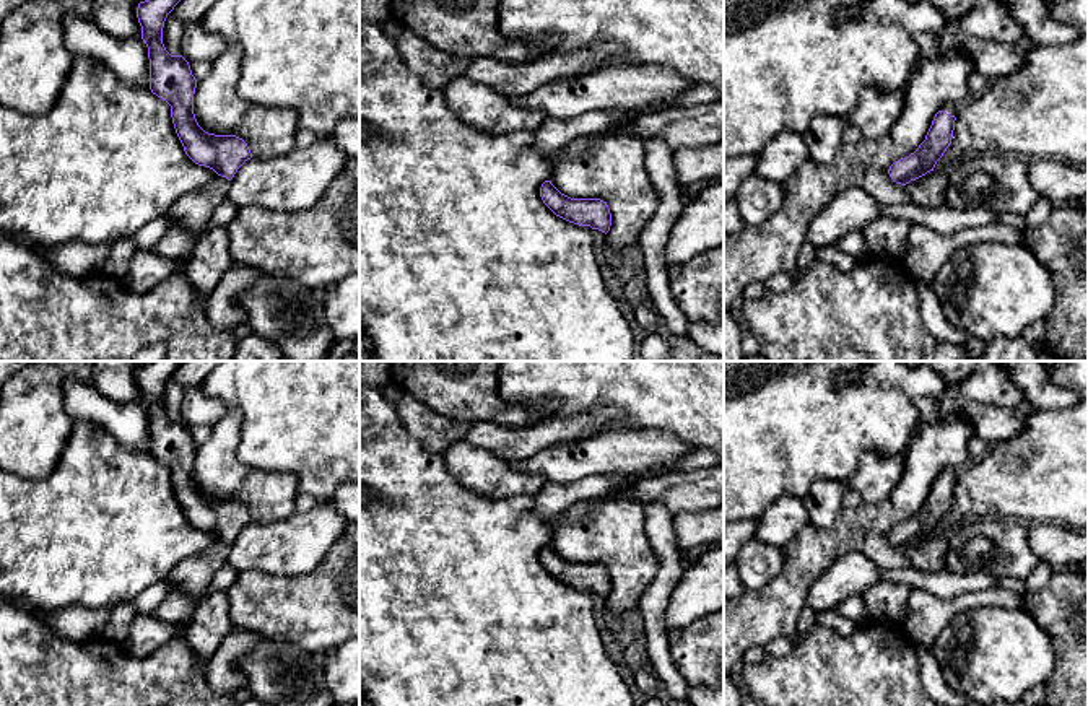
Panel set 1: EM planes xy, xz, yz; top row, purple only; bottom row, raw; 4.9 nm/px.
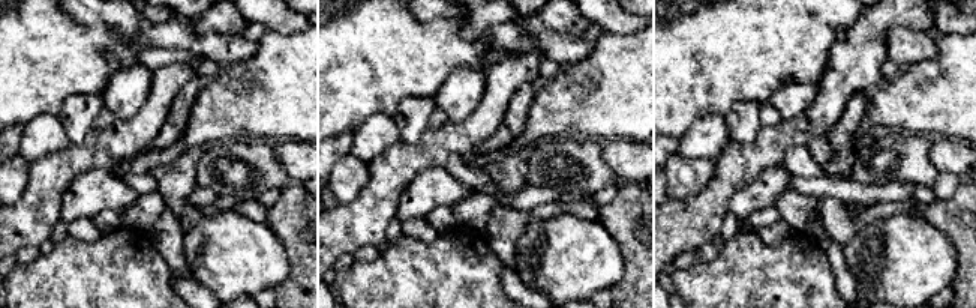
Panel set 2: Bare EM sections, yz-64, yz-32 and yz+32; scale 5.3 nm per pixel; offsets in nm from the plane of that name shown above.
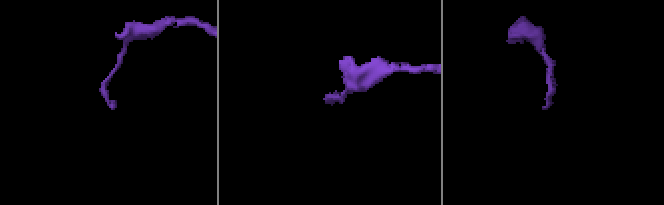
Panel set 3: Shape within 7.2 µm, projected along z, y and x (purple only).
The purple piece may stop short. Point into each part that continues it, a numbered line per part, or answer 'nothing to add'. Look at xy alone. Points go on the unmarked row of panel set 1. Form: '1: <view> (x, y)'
1: xy (191, 576)

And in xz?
nothing to add

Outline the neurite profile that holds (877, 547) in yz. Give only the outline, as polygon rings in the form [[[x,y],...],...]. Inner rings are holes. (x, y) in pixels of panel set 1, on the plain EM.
[[[868,534],[864,540],[862,553],[878,568],[878,569],[899,569],[907,568],[909,560],[904,550],[896,548],[886,534]]]

